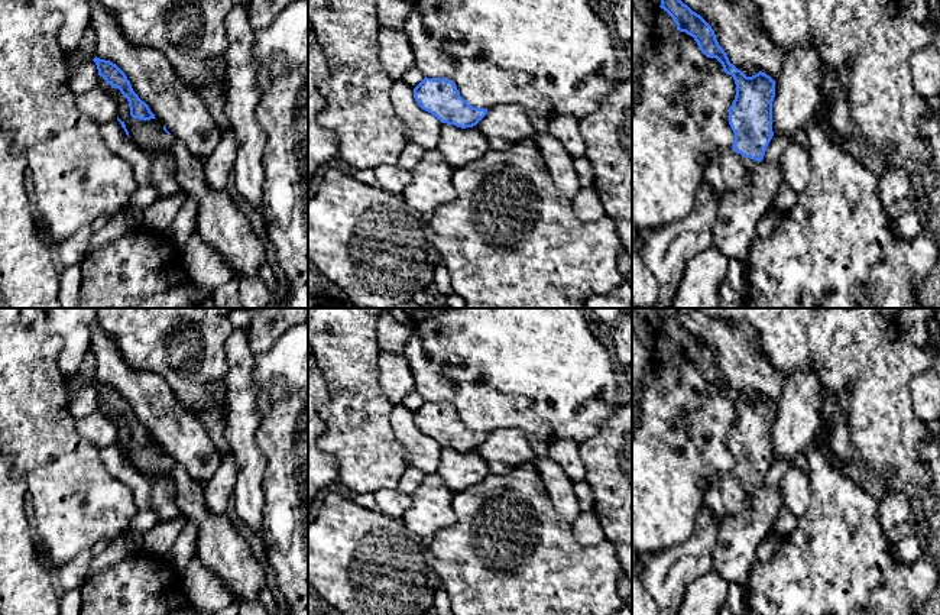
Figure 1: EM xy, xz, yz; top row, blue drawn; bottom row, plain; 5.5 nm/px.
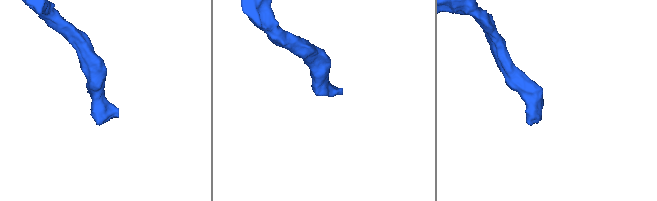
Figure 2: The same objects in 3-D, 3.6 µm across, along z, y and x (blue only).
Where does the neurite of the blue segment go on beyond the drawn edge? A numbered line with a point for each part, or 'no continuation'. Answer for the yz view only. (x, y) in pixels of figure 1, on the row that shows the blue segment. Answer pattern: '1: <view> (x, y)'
1: yz (726, 171)

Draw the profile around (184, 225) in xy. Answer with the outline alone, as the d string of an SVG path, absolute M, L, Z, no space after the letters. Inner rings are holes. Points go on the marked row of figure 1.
M189 197L179 208L176 217L166 230L175 247L182 249L187 240L197 230L198 201Z

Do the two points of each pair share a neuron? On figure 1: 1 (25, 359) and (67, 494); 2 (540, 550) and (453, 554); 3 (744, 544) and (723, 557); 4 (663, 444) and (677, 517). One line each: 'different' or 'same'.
1: same
2: same
3: same
4: same

